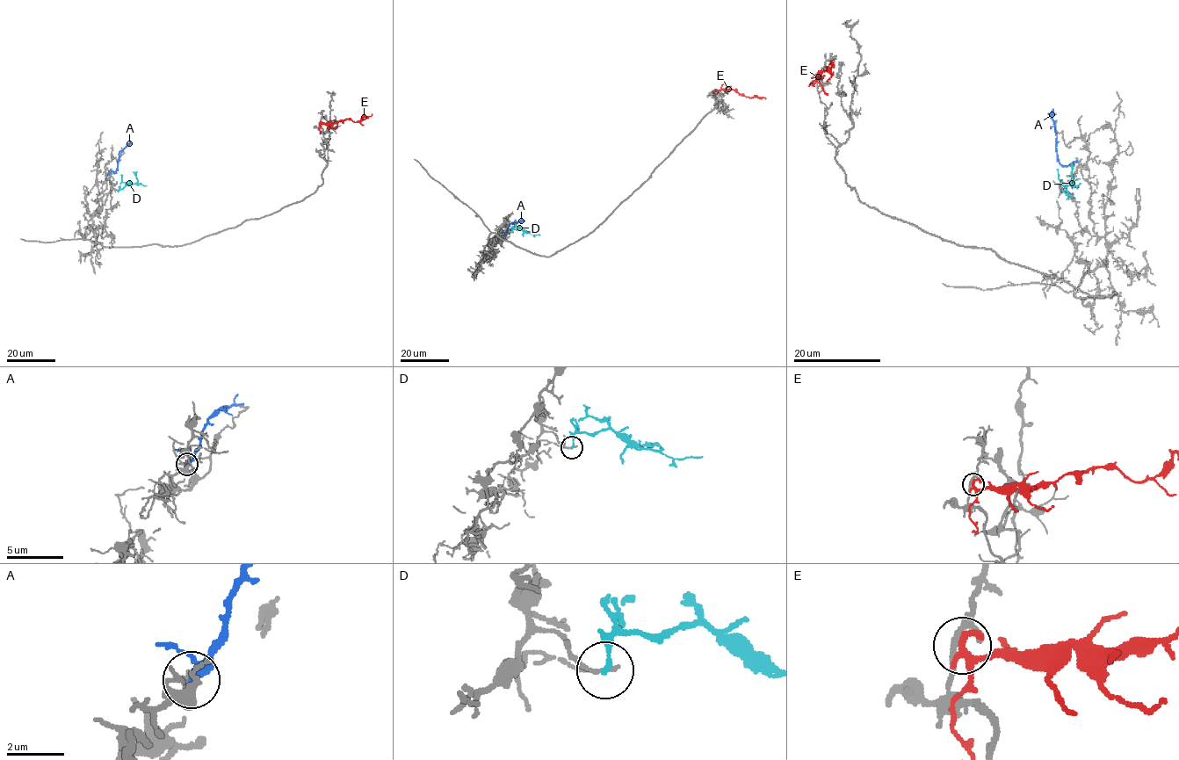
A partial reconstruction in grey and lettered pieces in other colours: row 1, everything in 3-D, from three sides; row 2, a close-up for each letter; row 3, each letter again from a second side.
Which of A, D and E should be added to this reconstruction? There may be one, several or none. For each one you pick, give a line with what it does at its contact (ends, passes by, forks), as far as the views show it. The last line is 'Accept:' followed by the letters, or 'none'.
Accept: none

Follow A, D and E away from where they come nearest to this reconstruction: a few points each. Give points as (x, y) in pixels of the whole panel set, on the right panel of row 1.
A: (1077, 161), (1067, 165), (1059, 163), (1055, 147), (1053, 109)
D: (1073, 196), (1067, 196), (1066, 186), (1074, 182), (1069, 163)
E: (820, 76), (819, 72), (827, 69), (831, 75), (828, 65), (835, 60)

